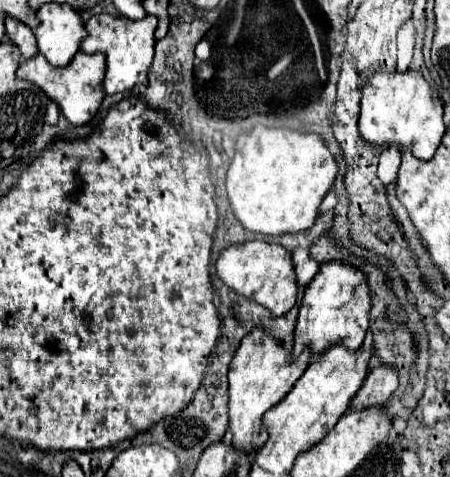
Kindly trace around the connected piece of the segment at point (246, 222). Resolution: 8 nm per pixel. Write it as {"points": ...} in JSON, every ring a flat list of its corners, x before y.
{"points":[[255,126,249,134,241,134,237,138,235,158,227,170,229,206,235,218,241,222,241,226,253,234,265,234,265,236,299,234,315,224,317,206,321,204,323,196,331,190,335,174,337,174,337,164,319,136,287,128]]}

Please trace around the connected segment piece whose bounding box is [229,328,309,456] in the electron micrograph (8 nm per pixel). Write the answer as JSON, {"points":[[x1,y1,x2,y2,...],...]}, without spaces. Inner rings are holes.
{"points":[[255,328,243,338,229,364,229,438,235,450,253,456,267,442,267,430,261,426,261,418,291,392,293,384,305,372,307,362,307,354,301,354,291,362,291,354,287,354,283,346,261,328]]}

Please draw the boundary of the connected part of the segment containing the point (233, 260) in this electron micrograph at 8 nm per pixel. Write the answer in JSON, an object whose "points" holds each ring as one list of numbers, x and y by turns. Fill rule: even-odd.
{"points":[[253,240,229,246,227,250,221,252,217,260,217,278,225,286,235,290,235,294,265,306,273,316,287,314,297,300,297,282,291,264,291,252,287,252,283,246,277,244]]}

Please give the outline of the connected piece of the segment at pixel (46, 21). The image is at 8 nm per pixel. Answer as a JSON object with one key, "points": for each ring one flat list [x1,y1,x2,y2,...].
{"points":[[47,4,37,10,41,24,35,28,39,54,47,58,51,66,65,68,79,50,79,42,85,36,83,20,71,6]]}

